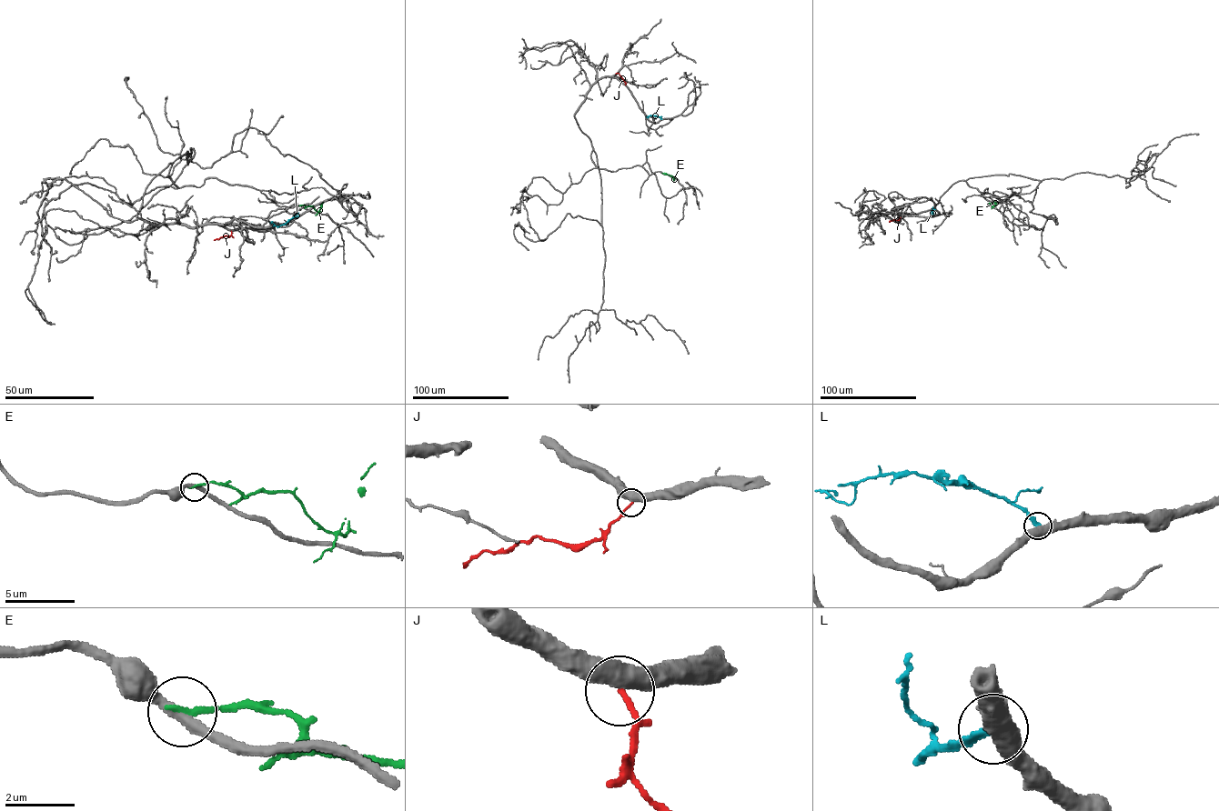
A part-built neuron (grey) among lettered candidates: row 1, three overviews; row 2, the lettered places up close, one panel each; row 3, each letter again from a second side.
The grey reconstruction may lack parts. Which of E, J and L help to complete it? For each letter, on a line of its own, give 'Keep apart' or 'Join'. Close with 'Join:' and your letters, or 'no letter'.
E: Keep apart
J: Keep apart
L: Join
Join: L

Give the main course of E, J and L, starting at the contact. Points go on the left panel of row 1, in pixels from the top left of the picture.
E: (300, 205), (312, 206), (319, 212), (323, 202)
J: (231, 231), (229, 236), (214, 240)
L: (297, 216), (282, 225), (276, 225), (269, 222)

